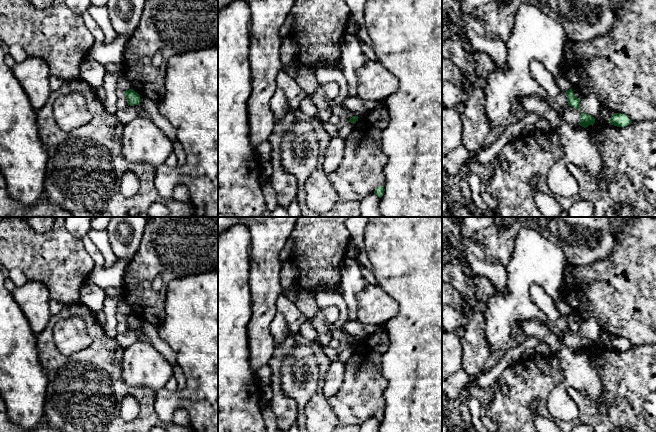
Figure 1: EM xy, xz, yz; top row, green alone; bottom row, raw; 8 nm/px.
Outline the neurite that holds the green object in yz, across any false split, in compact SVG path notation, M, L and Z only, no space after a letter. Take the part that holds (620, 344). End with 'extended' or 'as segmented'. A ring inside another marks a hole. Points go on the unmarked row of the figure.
M621 337L613 338L608 345L611 349L617 351L626 351L632 346L625 338Z; as segmented

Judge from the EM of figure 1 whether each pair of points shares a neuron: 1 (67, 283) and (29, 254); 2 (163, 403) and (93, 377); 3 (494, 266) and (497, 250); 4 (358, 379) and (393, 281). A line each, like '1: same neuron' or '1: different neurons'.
1: same neuron
2: different neurons
3: different neurons
4: different neurons

